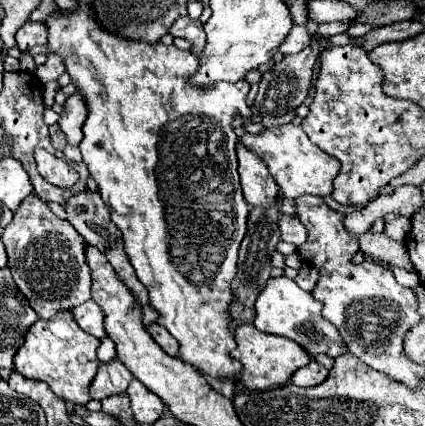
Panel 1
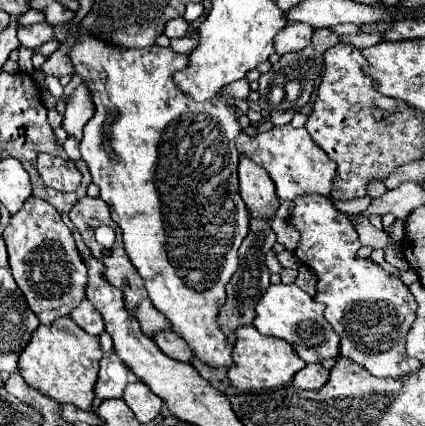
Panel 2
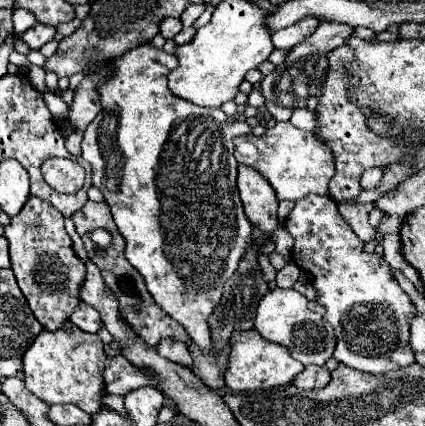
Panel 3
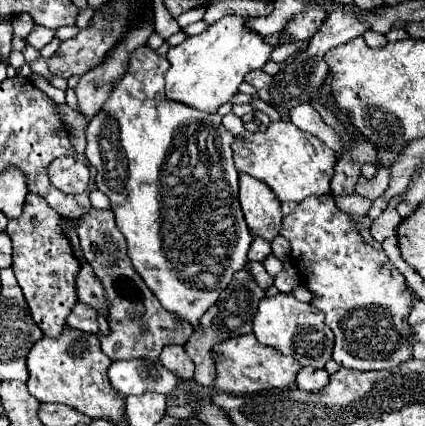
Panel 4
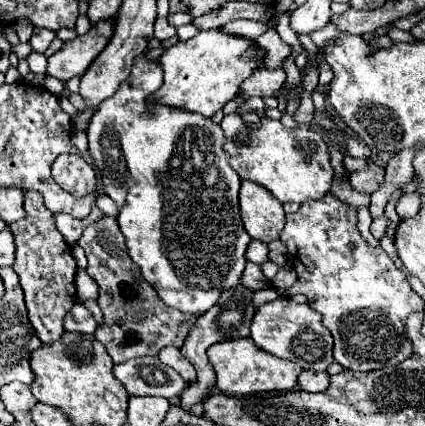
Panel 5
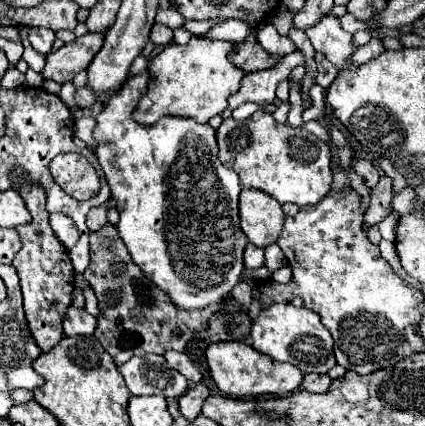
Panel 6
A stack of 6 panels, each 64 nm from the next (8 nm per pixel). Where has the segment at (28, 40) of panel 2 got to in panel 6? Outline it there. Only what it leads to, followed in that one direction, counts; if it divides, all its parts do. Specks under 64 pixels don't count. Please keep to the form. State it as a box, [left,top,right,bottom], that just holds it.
[28,28,56,54]

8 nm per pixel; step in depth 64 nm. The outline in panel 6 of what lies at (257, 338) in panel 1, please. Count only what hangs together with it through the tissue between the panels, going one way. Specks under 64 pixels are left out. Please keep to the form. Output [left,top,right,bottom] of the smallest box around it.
[206,342,302,398]

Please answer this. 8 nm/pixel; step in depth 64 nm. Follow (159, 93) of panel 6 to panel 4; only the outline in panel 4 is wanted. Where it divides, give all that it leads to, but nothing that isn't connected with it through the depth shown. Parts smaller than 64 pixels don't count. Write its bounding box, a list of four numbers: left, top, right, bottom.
[166,16,272,114]

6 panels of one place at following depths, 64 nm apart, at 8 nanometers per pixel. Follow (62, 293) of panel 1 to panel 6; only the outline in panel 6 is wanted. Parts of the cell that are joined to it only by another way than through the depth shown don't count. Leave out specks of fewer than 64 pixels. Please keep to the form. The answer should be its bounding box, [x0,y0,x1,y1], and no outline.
[12,168,74,352]

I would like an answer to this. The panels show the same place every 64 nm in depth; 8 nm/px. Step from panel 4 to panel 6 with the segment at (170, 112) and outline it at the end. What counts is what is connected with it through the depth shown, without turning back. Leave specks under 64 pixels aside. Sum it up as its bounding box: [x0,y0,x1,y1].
[94,72,248,308]

